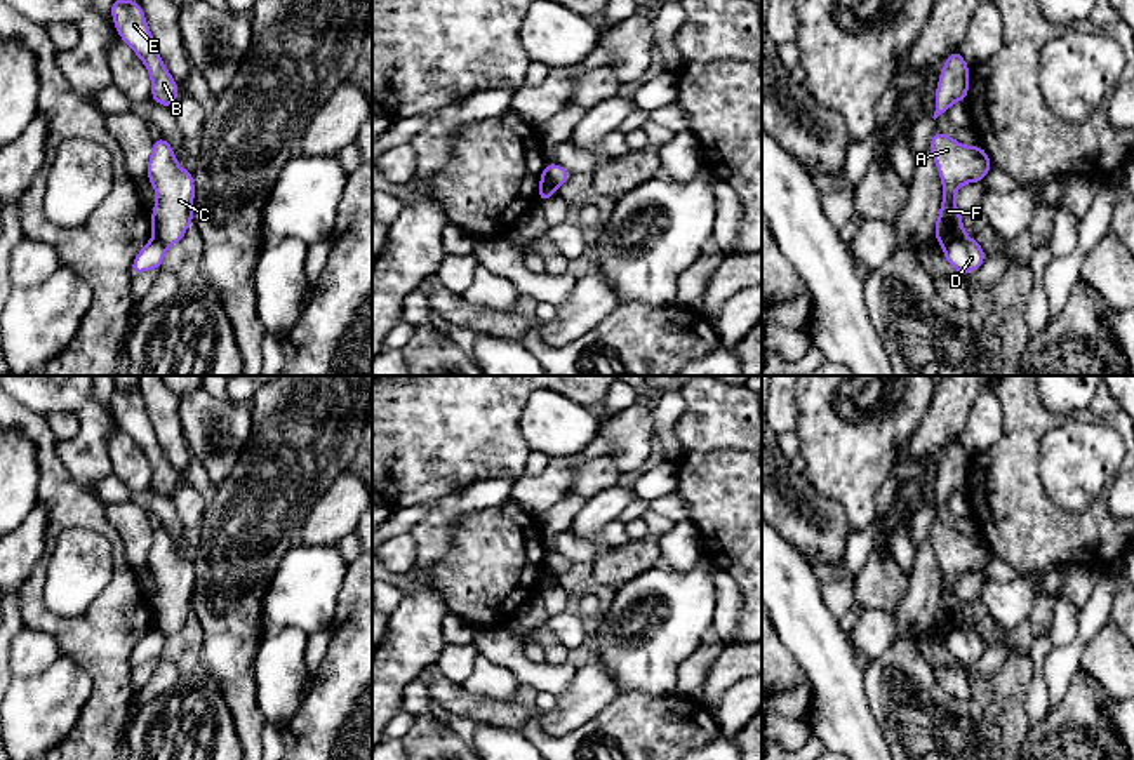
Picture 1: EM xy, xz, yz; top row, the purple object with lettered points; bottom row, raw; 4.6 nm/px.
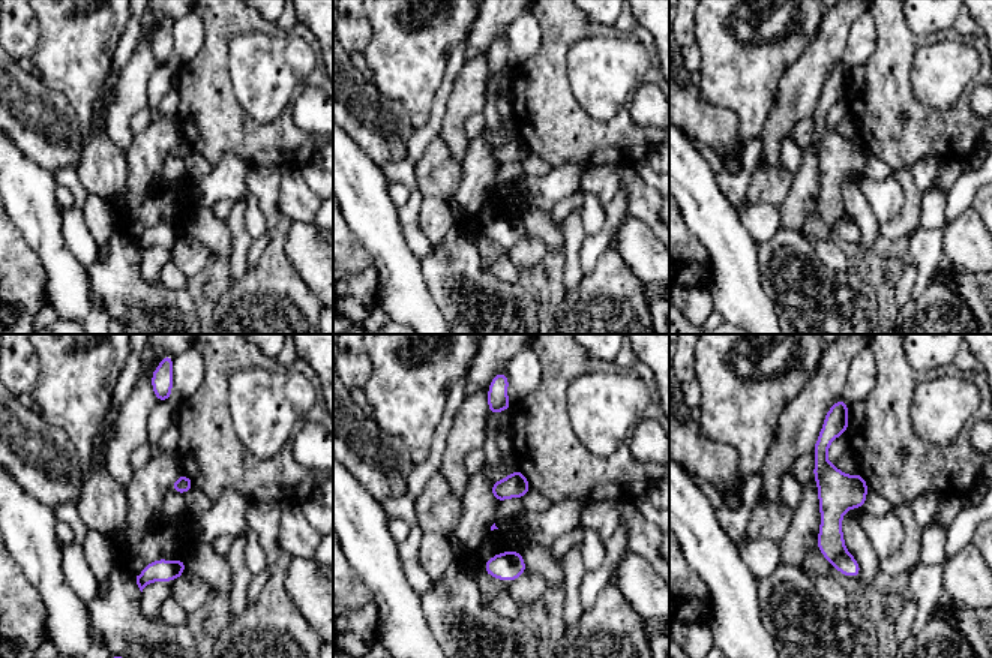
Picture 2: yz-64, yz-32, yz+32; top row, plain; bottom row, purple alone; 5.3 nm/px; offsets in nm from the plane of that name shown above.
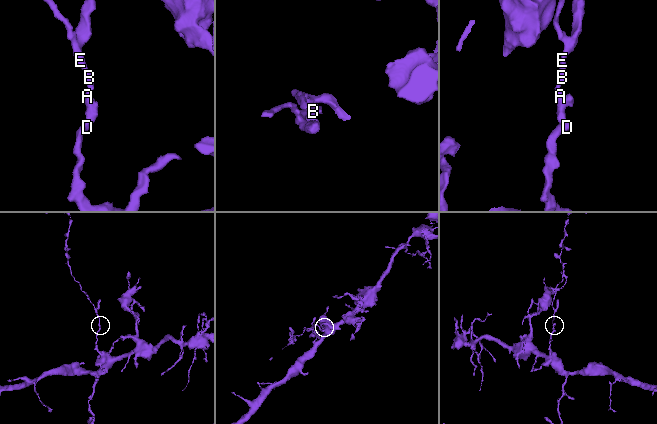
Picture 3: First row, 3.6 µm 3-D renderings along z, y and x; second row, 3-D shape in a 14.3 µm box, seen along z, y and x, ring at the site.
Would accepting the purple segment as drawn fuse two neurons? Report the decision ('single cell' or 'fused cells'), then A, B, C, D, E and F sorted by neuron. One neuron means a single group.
fused cells | A B C E F / D

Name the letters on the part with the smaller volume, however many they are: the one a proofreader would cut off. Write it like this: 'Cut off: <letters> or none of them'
Cut off: A, B, C, E, F

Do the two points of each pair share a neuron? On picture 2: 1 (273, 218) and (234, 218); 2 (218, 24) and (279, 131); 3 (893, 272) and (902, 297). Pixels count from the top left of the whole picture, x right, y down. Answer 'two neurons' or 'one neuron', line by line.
1: two neurons
2: one neuron
3: two neurons

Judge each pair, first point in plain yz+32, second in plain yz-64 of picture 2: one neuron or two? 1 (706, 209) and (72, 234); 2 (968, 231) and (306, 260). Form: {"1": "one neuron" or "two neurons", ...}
{"1": "two neurons", "2": "one neuron"}

